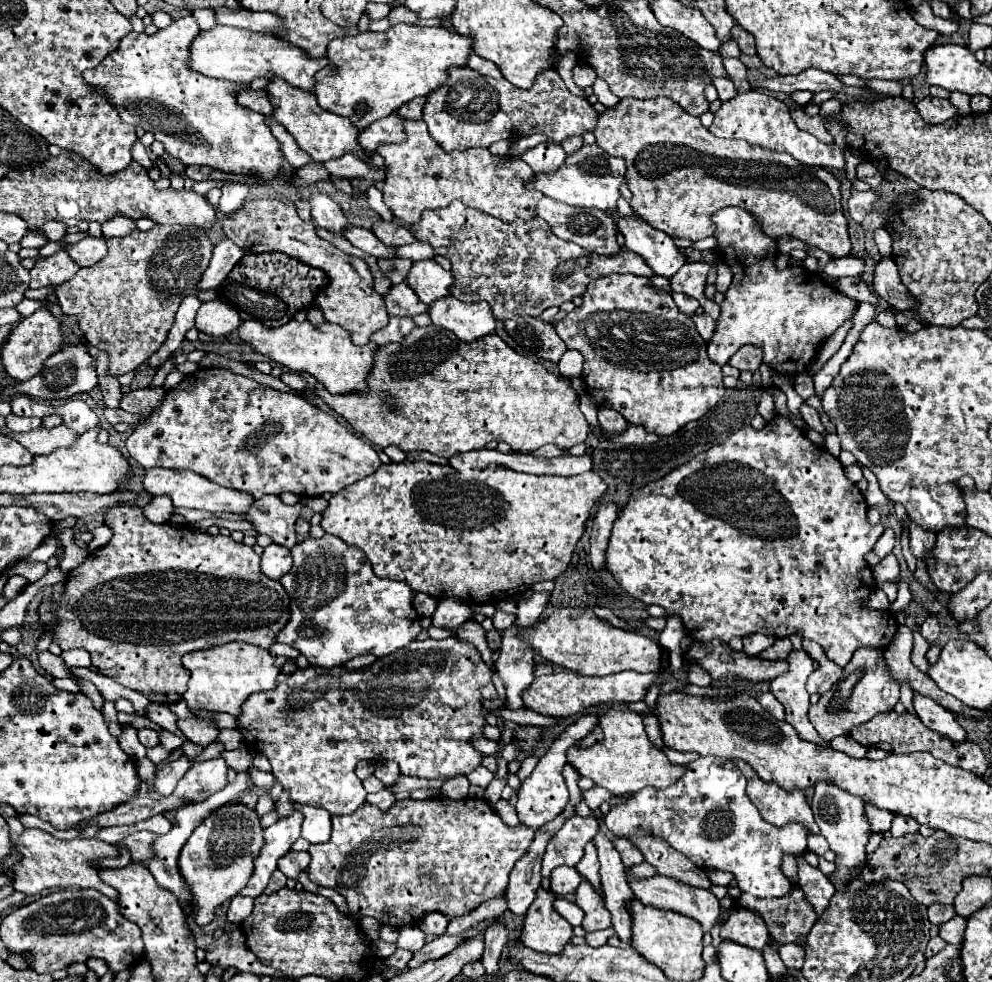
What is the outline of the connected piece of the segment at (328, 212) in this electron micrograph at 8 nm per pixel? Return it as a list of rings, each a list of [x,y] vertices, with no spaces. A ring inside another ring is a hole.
[[[312,194],[310,206],[312,206],[312,222],[314,222],[316,230],[322,228],[332,234],[344,234],[350,228],[348,218],[340,210],[340,206],[336,202],[332,202],[330,196]]]

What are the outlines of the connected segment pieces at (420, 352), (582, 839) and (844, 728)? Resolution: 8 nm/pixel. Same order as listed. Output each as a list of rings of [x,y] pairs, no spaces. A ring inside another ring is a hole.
[[[426,326],[426,328],[414,328],[402,342],[398,344],[388,344],[388,346],[380,346],[378,352],[376,352],[376,362],[374,362],[374,372],[370,374],[370,392],[368,396],[360,396],[360,394],[344,394],[344,396],[334,396],[330,394],[322,384],[316,386],[316,394],[322,396],[322,400],[334,410],[338,412],[340,416],[344,416],[348,420],[348,424],[360,432],[366,440],[370,440],[372,444],[378,444],[380,448],[386,448],[390,444],[398,446],[400,450],[404,452],[412,452],[412,450],[424,450],[424,452],[432,452],[436,456],[444,456],[444,458],[452,458],[454,454],[460,454],[460,452],[470,452],[470,450],[478,450],[478,448],[484,448],[488,442],[506,442],[512,446],[514,452],[530,452],[530,450],[536,450],[544,444],[554,444],[558,448],[562,448],[564,452],[568,452],[574,444],[580,444],[586,440],[588,436],[588,422],[584,418],[584,414],[580,412],[580,402],[578,402],[578,394],[576,390],[570,386],[570,380],[564,378],[564,376],[558,376],[558,374],[550,374],[540,362],[528,358],[528,356],[522,356],[518,354],[516,350],[512,350],[500,336],[496,334],[490,334],[490,336],[484,336],[480,340],[474,340],[474,342],[462,342],[456,338],[454,332],[446,330],[446,328],[438,328],[438,326]],[[382,394],[388,394],[396,406],[396,410],[388,410],[382,402],[380,402],[380,396]]]
[[[572,816],[564,826],[550,838],[546,854],[542,858],[542,876],[550,876],[556,866],[576,866],[582,860],[584,846],[598,832],[596,818]]]
[[[860,648],[854,652],[850,664],[844,668],[838,686],[832,686],[826,694],[822,694],[818,704],[810,706],[808,716],[820,738],[830,742],[836,736],[848,734],[848,730],[852,730],[854,726],[868,722],[872,716],[892,710],[898,700],[900,700],[900,686],[894,678],[890,678],[882,660],[882,650]]]

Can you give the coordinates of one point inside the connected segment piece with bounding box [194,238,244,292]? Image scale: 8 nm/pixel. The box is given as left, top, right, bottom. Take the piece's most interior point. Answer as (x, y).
(226, 254)

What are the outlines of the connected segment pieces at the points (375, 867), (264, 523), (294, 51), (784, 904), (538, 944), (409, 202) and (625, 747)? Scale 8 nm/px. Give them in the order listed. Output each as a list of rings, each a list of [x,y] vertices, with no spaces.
[[[444,796],[428,798],[428,800],[404,798],[404,800],[396,800],[386,812],[382,812],[380,808],[364,802],[358,810],[354,810],[354,814],[332,816],[332,838],[326,844],[316,844],[316,846],[308,848],[308,852],[312,856],[310,866],[308,866],[308,874],[310,874],[310,880],[314,884],[338,890],[346,898],[346,904],[350,906],[350,910],[354,910],[354,914],[358,914],[360,918],[362,916],[372,916],[380,924],[402,928],[402,926],[408,926],[408,924],[416,924],[424,914],[430,914],[430,912],[440,912],[440,914],[446,914],[448,918],[456,918],[456,916],[468,914],[470,910],[474,910],[476,906],[480,906],[486,900],[500,898],[506,892],[508,874],[514,868],[514,862],[518,858],[522,858],[522,854],[526,854],[526,850],[528,850],[532,840],[534,840],[534,830],[530,830],[528,826],[522,826],[522,824],[516,826],[516,828],[510,828],[496,814],[496,810],[482,798],[462,798],[462,800],[452,800],[452,798],[444,798]]]
[[[270,494],[256,500],[254,506],[246,512],[246,518],[258,528],[260,534],[266,534],[272,538],[272,542],[292,550],[296,546],[294,522],[298,520],[304,506],[304,502],[286,506],[278,496]]]
[[[214,26],[212,30],[200,32],[192,42],[190,58],[190,68],[210,78],[232,80],[238,84],[250,84],[256,78],[282,78],[290,86],[298,86],[306,92],[314,90],[314,78],[318,70],[328,68],[328,64],[328,58],[320,58],[318,62],[314,62],[314,58],[306,58],[306,54],[302,54],[298,46],[290,46],[290,42],[282,42],[282,38],[232,26]]]
[[[794,890],[786,898],[756,898],[742,894],[736,904],[760,912],[760,916],[766,920],[772,940],[782,944],[790,944],[800,936],[806,936],[810,926],[816,922],[816,912],[806,902],[802,890]]]
[[[540,888],[524,918],[520,942],[534,952],[558,954],[572,942],[572,926],[552,908],[552,902],[554,894]]]
[[[404,120],[404,130],[406,130],[406,142],[400,144],[390,144],[390,146],[378,146],[378,154],[386,162],[386,180],[384,180],[384,202],[386,206],[394,212],[396,218],[414,224],[418,222],[422,210],[440,210],[448,206],[452,200],[462,200],[466,206],[482,210],[494,218],[500,218],[504,222],[514,222],[514,220],[530,220],[536,218],[536,204],[542,198],[536,190],[526,188],[526,182],[534,178],[534,172],[526,162],[520,158],[502,158],[502,156],[492,156],[486,148],[470,148],[464,152],[444,152],[434,138],[430,138],[430,132],[426,124],[420,122],[408,122]]]
[[[608,710],[598,716],[598,724],[604,730],[604,740],[584,750],[572,746],[568,750],[568,762],[582,776],[594,780],[598,786],[604,786],[612,796],[636,794],[646,786],[662,790],[672,786],[686,772],[686,766],[672,766],[666,754],[650,742],[640,714],[628,710]]]

